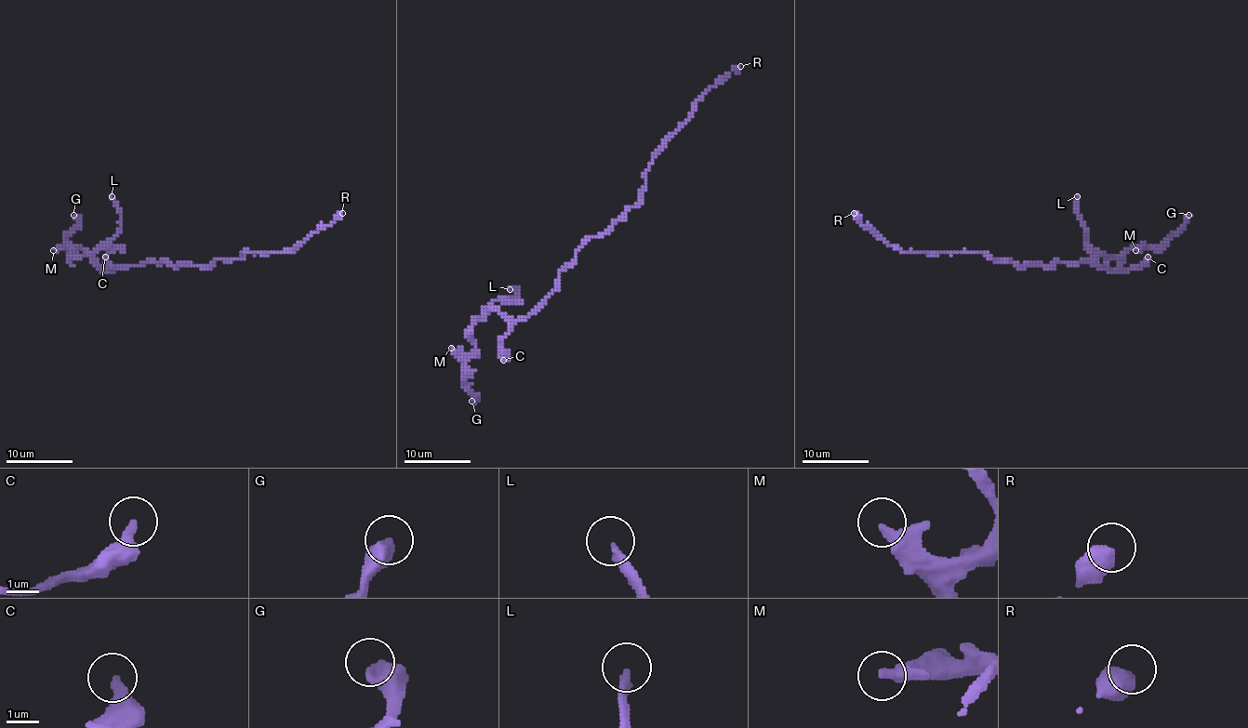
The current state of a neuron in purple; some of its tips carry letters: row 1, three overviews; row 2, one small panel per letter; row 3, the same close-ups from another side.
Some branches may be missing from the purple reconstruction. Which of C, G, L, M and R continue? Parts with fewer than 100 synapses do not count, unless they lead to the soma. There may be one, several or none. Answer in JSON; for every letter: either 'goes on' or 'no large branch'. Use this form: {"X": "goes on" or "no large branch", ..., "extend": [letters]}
{"C": "no large branch", "G": "no large branch", "L": "goes on", "M": "no large branch", "R": "no large branch", "extend": ["L"]}

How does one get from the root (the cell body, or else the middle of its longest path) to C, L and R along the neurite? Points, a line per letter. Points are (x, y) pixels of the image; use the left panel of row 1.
C: (185, 265), (170, 267), (165, 261), (143, 261), (135, 267), (103, 270), (105, 257)
L: (185, 265), (143, 261), (135, 267), (103, 268), (95, 253), (120, 228), (118, 205), (112, 196)
R: (185, 265), (210, 267), (217, 259), (238, 259), (246, 251), (292, 251), (342, 213)

